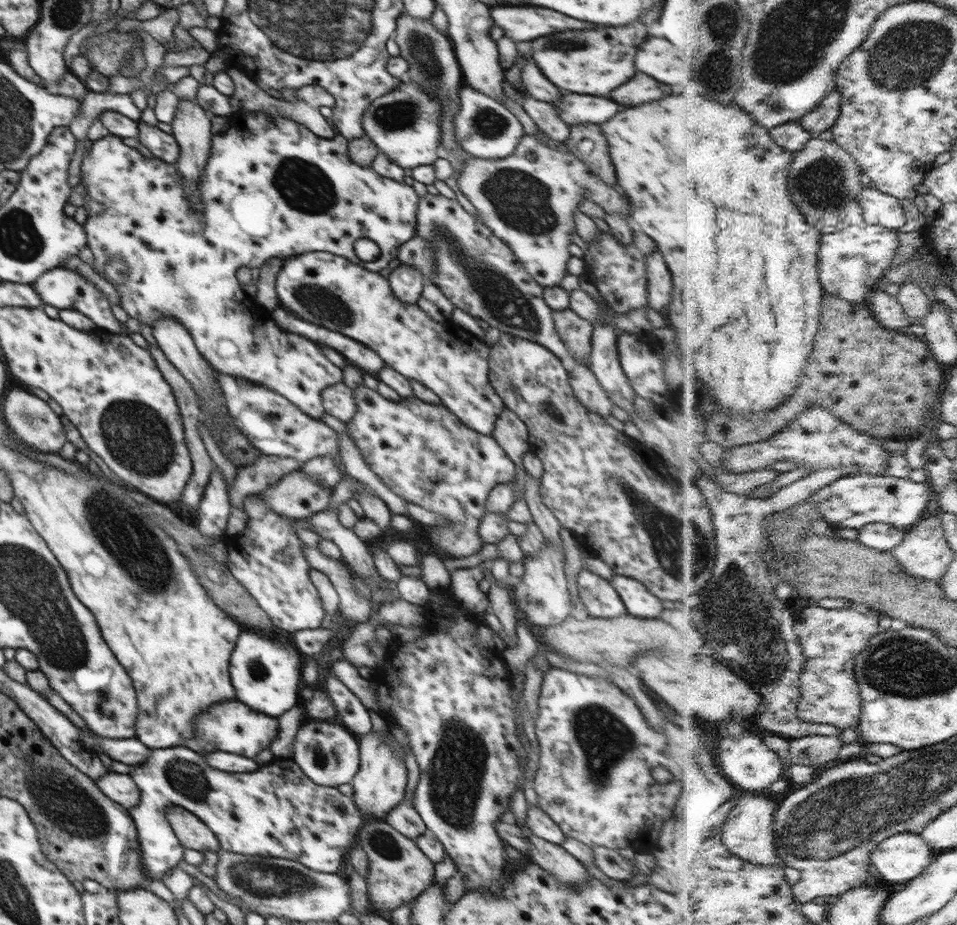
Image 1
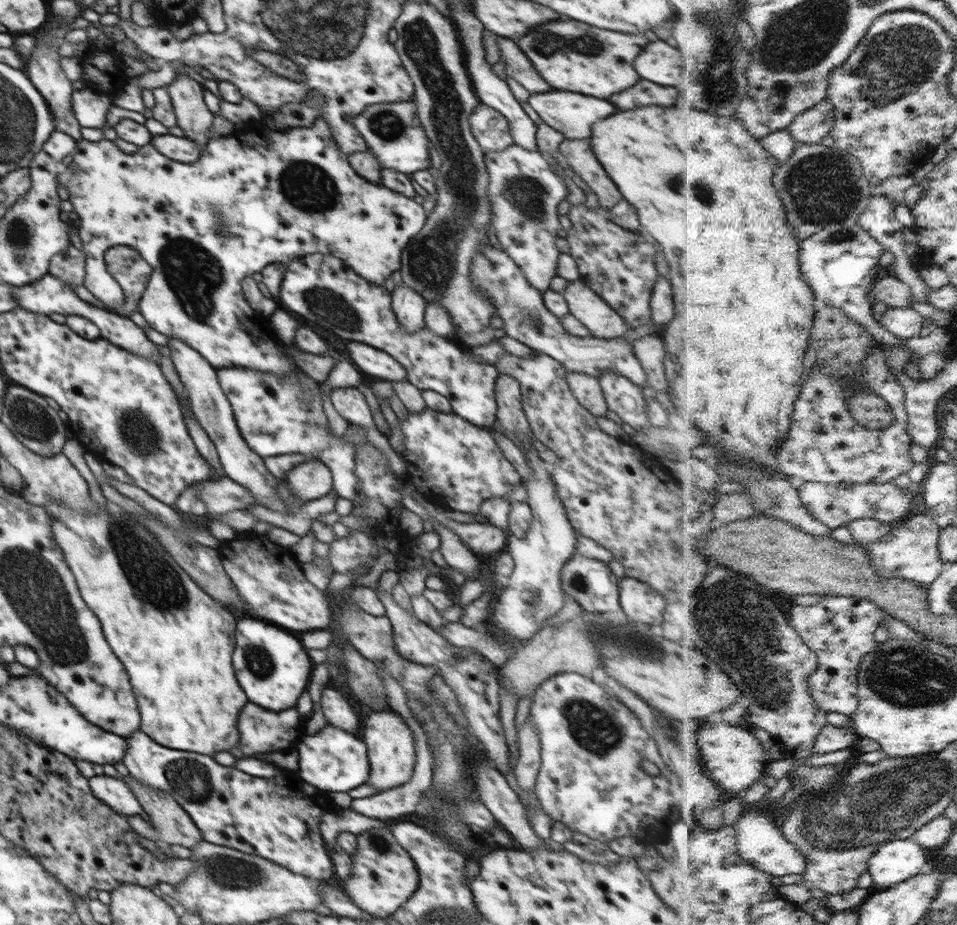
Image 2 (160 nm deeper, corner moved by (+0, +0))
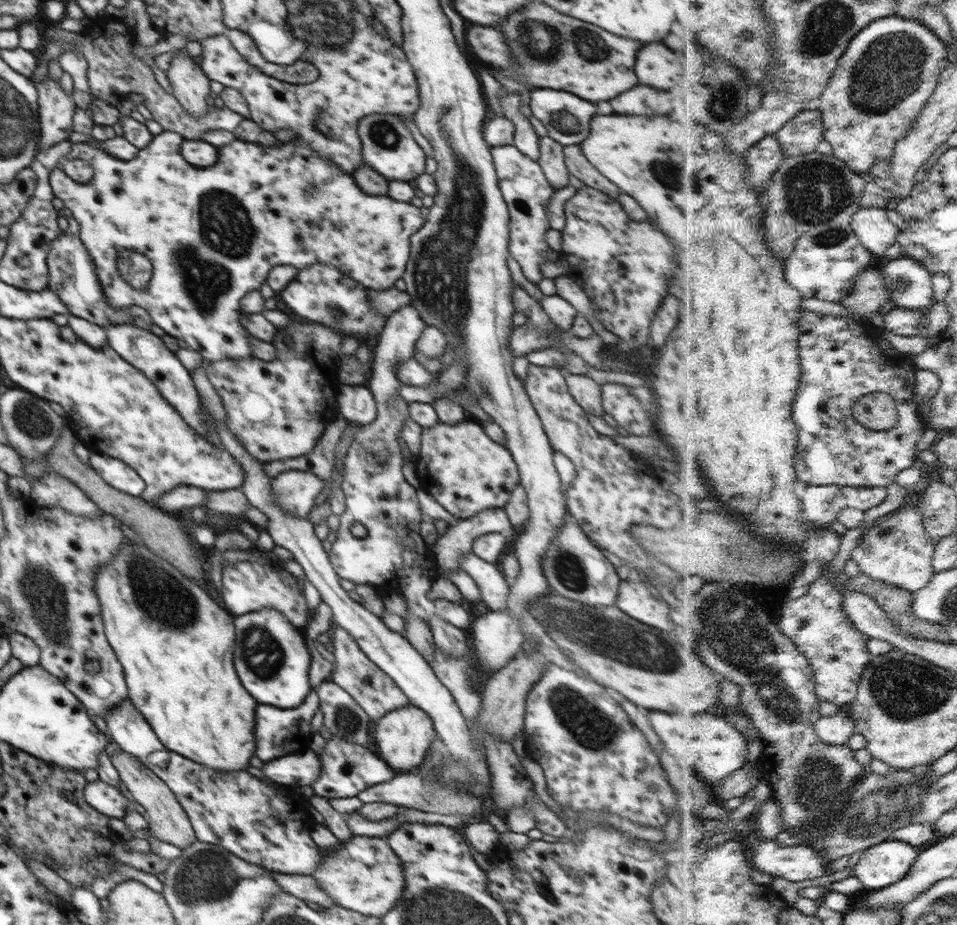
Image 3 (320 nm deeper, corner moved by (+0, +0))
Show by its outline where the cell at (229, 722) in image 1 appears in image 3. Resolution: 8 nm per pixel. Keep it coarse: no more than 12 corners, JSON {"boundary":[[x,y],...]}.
{"boundary":[[317,692],[294,710],[256,708],[256,756],[296,754],[313,739]]}

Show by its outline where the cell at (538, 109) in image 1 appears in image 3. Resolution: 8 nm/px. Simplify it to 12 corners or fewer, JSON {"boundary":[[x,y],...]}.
{"boundary":[[547,134],[539,140],[539,165],[557,191],[570,172],[563,145]]}

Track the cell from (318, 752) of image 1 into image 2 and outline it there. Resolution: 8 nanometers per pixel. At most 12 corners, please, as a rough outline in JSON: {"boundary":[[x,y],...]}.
{"boundary":[[326,725],[296,746],[299,776],[326,792],[370,777],[366,744]]}

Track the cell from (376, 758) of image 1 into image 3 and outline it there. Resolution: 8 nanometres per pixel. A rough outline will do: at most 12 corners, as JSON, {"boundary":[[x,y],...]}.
{"boundary":[[412,703],[373,722],[372,747],[396,775],[415,772],[436,736]]}

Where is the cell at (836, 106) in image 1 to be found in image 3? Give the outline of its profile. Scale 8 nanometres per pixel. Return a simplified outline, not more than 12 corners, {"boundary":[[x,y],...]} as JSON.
{"boundary":[[804,109],[777,137],[786,157],[827,140],[824,113]]}

